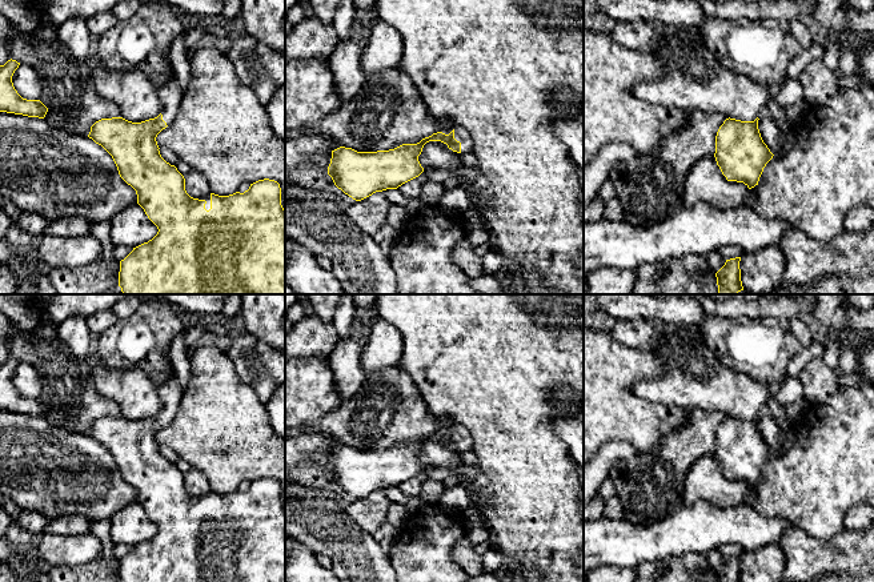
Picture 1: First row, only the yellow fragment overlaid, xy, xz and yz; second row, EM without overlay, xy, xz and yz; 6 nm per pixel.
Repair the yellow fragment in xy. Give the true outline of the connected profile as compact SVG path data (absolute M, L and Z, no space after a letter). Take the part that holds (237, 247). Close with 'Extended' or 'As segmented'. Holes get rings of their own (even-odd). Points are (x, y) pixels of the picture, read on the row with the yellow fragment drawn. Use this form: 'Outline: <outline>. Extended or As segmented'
Outline: M173 69L167 80L155 79L163 112L141 123L123 117L101 119L88 135L113 158L120 177L137 194L137 204L157 226L157 234L136 248L120 261L119 286L123 294L285 294L285 209L281 205L281 188L274 180L264 178L250 184L244 193L229 196L211 193L211 209L205 200L191 197L185 178L175 165L167 162L157 145L157 135L176 117L183 92Z. Extended

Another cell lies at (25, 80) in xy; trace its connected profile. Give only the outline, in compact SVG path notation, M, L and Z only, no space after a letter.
M20 64L12 76L12 83L17 93L27 100L39 100L43 84L37 72L29 65Z

